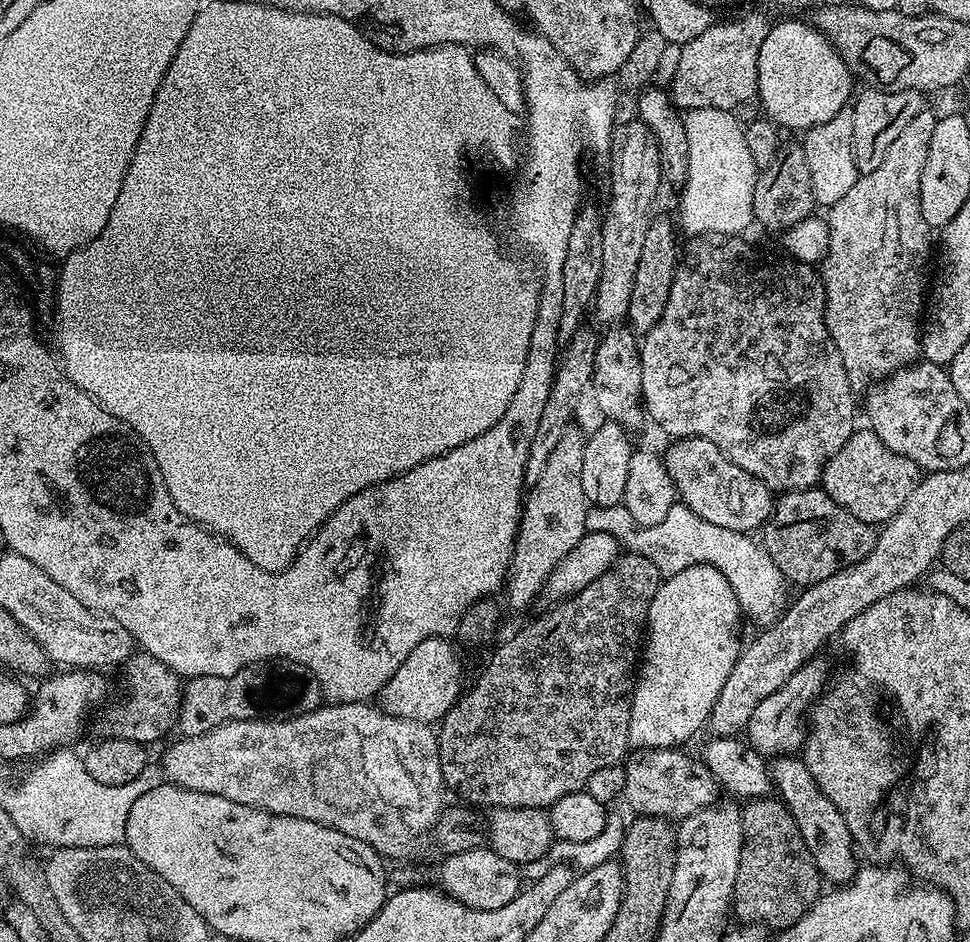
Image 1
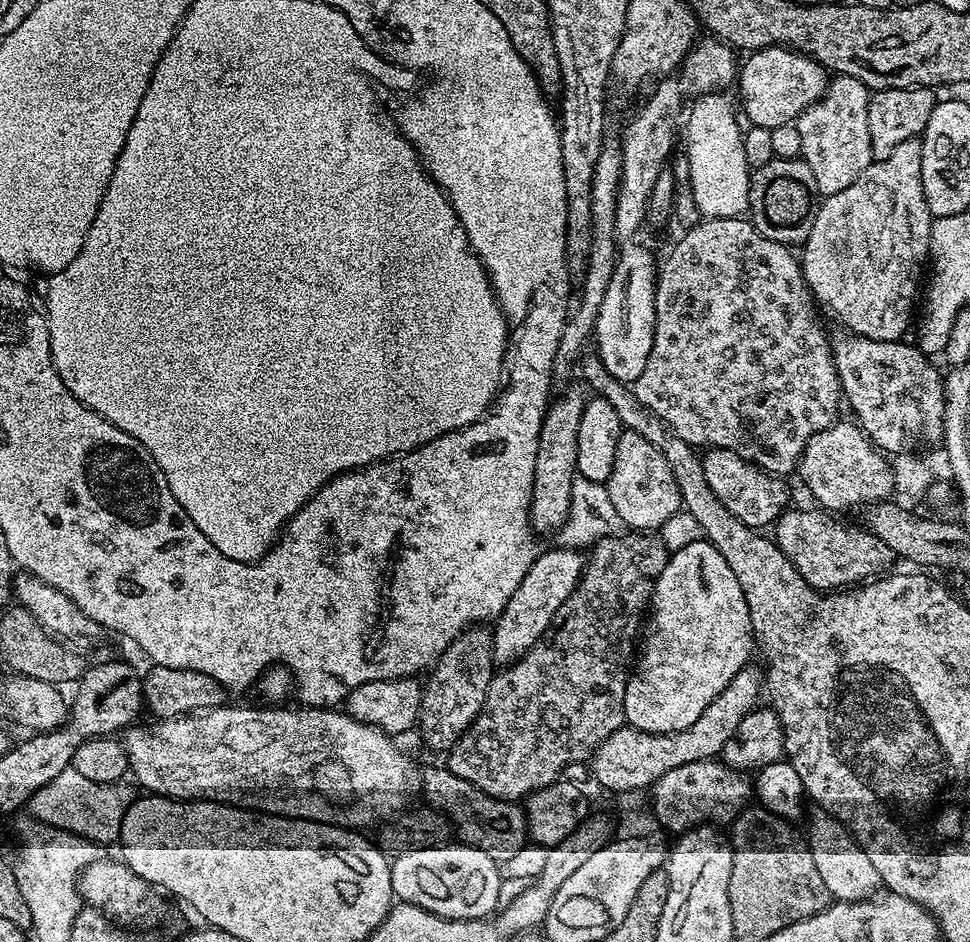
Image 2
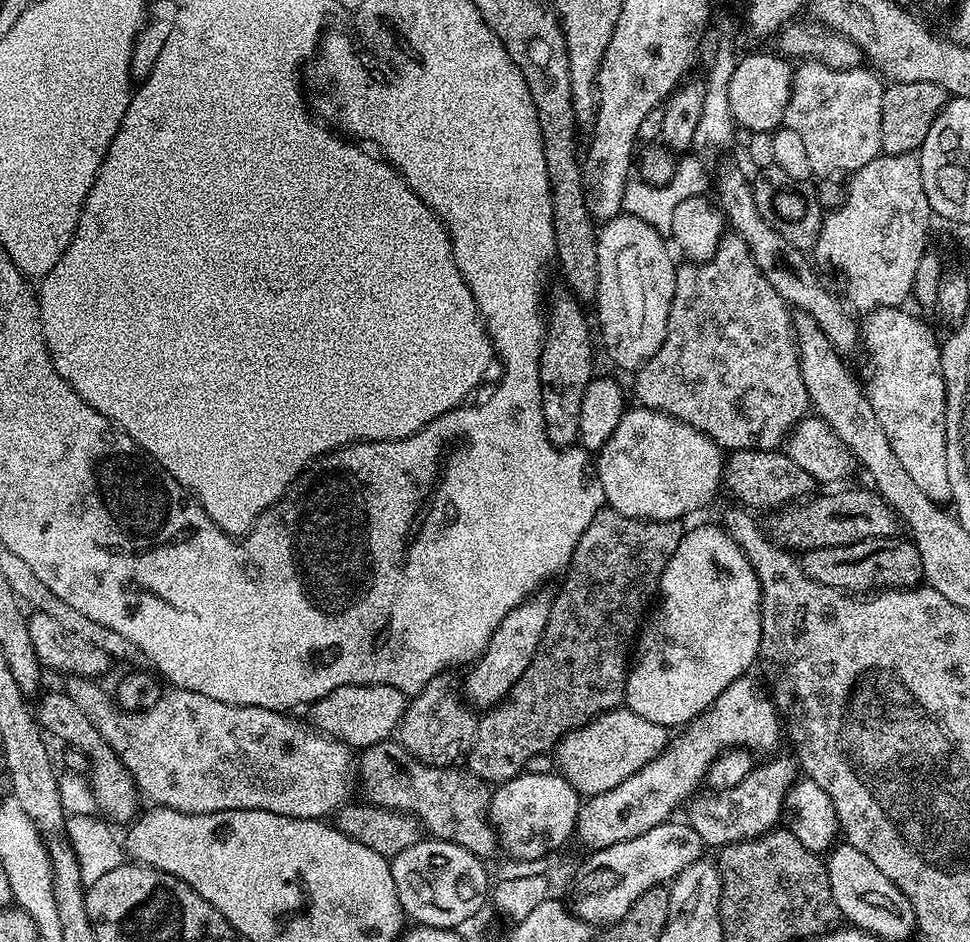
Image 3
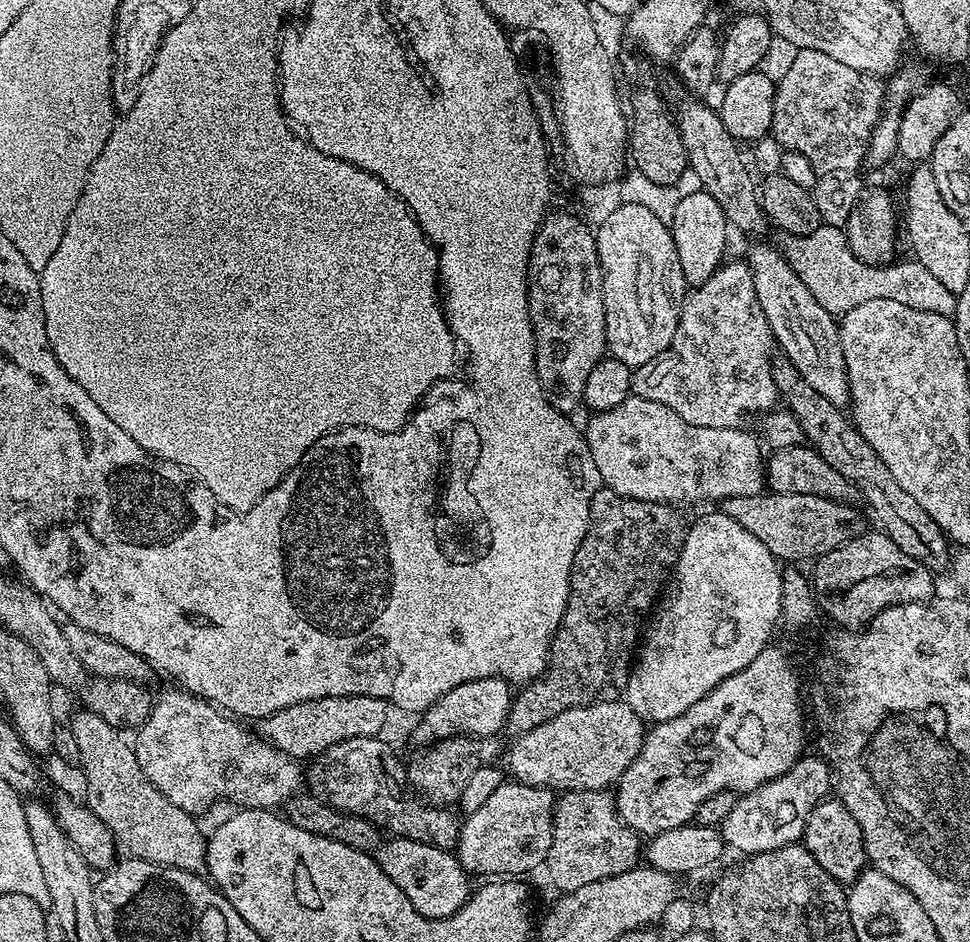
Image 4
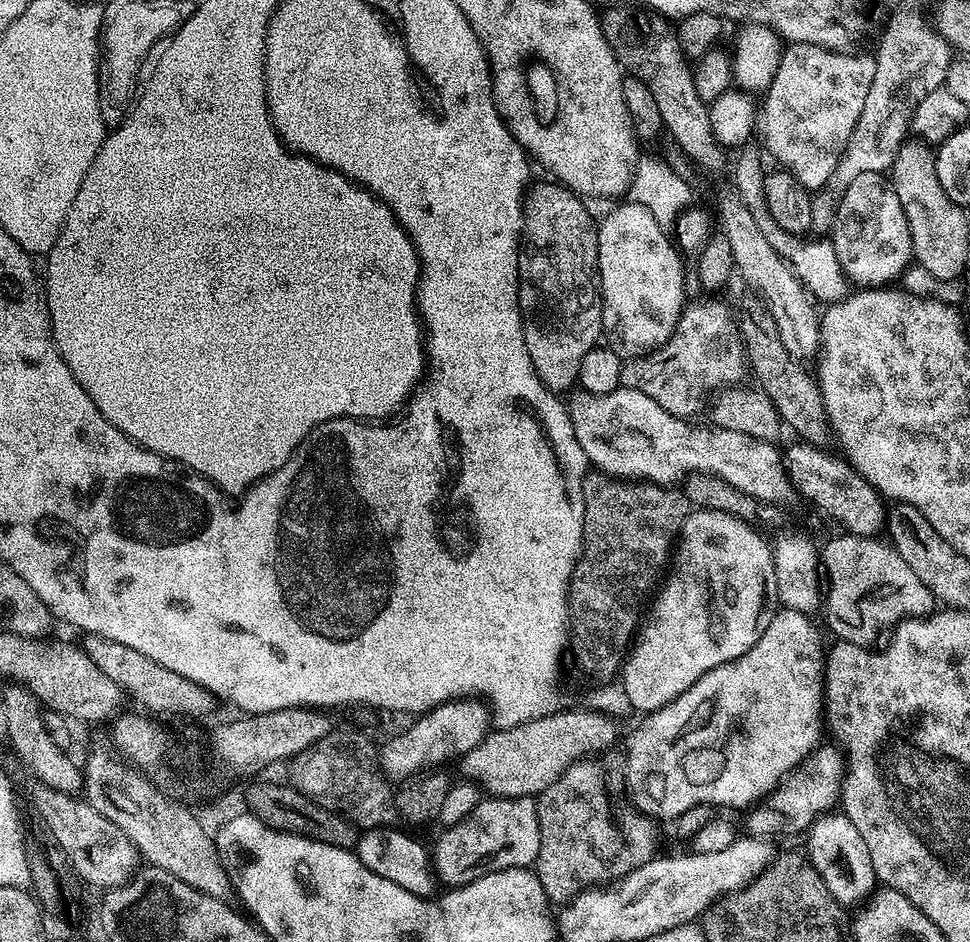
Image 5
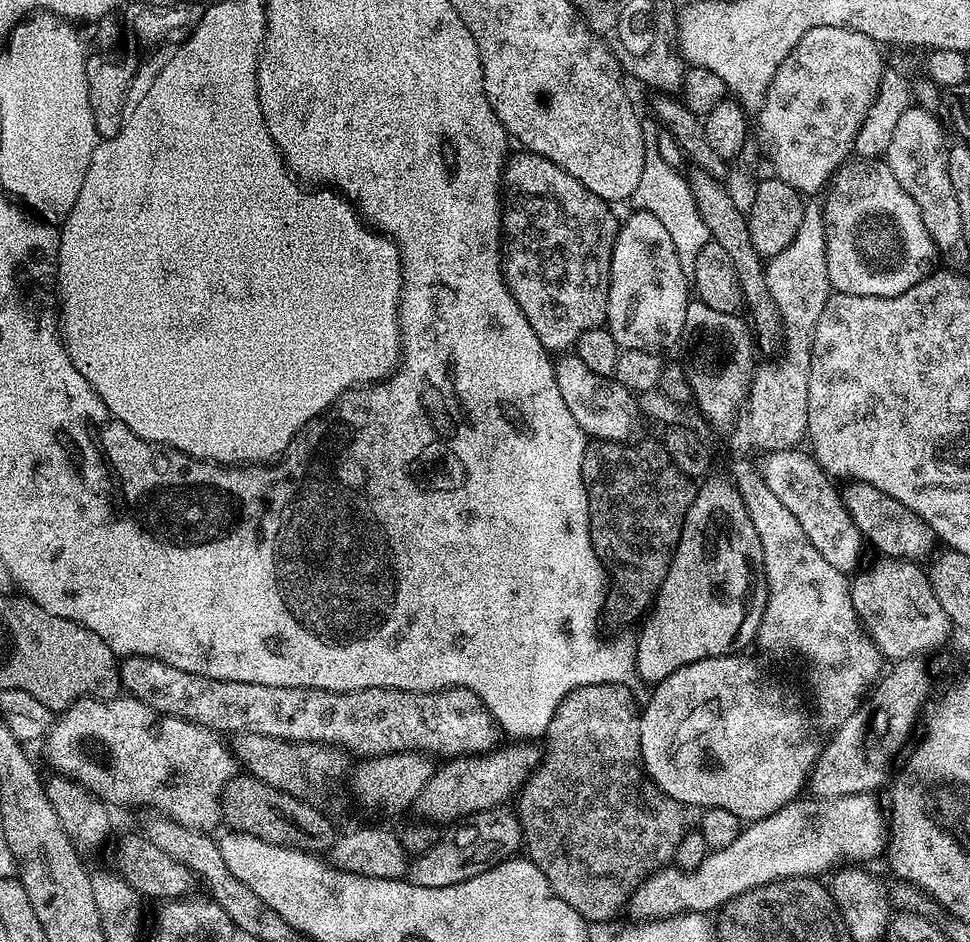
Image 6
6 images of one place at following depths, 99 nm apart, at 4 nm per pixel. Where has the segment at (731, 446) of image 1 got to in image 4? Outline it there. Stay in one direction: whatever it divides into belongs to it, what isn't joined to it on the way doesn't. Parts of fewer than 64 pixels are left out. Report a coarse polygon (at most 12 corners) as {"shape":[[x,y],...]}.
{"shape":[[743,259],[680,305],[631,395],[690,426],[777,403],[774,341]]}

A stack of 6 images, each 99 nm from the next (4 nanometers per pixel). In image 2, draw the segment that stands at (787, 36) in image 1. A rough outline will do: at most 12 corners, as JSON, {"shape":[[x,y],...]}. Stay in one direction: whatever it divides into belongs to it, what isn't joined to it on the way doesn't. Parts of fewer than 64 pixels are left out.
{"shape":[[758,48],[738,72],[749,125],[791,125],[829,73],[795,48]]}

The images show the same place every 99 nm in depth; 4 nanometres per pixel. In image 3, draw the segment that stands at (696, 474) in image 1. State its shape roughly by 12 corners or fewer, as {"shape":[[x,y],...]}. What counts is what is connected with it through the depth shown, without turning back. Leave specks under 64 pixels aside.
{"shape":[[733,451],[723,483],[748,510],[815,493],[787,451]]}

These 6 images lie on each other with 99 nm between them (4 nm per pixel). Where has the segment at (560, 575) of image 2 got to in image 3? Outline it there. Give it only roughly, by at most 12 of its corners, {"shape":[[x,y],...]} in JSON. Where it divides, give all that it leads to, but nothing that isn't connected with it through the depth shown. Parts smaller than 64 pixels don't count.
{"shape":[[537,591],[467,669],[467,703],[491,710],[522,678],[550,618]]}

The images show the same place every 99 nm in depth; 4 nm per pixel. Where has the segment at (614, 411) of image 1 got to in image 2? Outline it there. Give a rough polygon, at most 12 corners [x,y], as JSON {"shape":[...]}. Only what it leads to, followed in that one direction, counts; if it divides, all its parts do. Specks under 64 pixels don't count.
{"shape":[[619,249],[594,347],[635,385],[656,329],[658,264]]}

